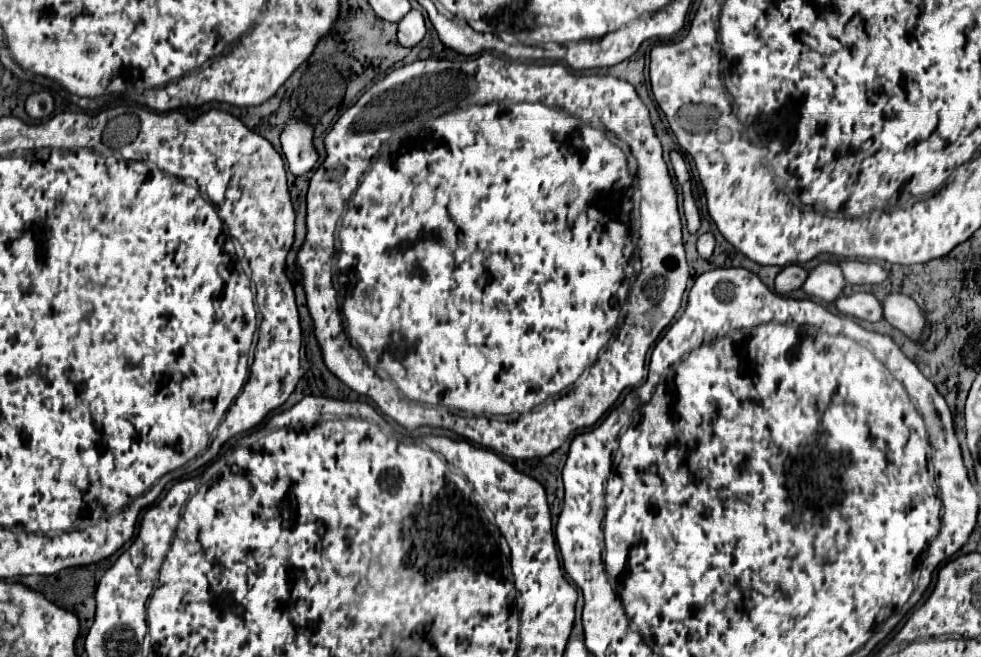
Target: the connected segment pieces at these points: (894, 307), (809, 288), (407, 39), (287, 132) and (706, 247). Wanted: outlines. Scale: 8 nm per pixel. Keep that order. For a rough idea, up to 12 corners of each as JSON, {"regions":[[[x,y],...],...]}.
{"regions":[[[887,294],[883,318],[919,340],[921,308],[907,294]],[[819,264],[801,290],[833,302],[845,280],[839,266]],[[411,10],[399,22],[399,42],[415,46],[425,36],[419,10]],[[291,118],[281,132],[289,172],[307,174],[319,160],[313,126]],[[711,232],[701,234],[697,252],[701,258],[709,258],[715,248]]]}

